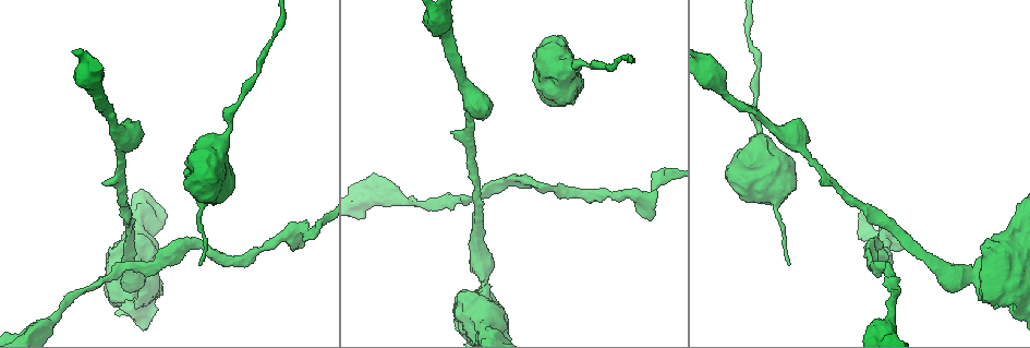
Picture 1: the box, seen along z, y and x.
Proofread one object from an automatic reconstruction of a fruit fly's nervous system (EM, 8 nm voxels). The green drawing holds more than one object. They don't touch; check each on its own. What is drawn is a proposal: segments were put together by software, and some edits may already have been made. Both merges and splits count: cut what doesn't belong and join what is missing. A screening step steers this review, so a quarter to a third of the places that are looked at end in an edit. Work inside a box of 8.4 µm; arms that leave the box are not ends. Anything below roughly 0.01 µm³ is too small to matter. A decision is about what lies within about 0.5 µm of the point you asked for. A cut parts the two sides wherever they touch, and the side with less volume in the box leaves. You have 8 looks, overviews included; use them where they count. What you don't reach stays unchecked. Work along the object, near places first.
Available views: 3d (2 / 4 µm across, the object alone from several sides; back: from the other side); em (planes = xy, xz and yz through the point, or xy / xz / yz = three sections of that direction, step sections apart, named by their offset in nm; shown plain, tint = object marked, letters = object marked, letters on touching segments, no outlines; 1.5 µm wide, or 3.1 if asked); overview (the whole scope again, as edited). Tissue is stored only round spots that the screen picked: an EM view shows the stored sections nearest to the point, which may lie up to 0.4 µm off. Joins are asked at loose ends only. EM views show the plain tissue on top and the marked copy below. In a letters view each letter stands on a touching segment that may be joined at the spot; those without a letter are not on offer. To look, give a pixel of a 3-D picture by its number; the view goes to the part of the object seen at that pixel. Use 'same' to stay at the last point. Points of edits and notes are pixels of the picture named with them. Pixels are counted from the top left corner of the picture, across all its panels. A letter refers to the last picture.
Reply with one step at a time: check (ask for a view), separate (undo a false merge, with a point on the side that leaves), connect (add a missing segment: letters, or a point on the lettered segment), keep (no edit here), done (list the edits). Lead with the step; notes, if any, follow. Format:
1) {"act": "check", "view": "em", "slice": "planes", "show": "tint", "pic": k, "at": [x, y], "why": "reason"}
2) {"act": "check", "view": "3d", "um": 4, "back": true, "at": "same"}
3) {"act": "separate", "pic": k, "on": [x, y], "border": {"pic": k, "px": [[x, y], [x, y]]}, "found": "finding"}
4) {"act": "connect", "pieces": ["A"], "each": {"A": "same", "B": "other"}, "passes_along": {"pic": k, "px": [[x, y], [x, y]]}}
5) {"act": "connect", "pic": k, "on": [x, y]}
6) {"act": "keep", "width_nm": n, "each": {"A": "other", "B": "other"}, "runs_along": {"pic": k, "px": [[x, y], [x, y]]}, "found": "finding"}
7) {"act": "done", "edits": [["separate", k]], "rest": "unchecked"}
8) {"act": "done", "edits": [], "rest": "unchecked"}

{"act": "check", "view": "3d", "um": 2, "pic": 1, "at": [820, 181], "why": "an open end"}

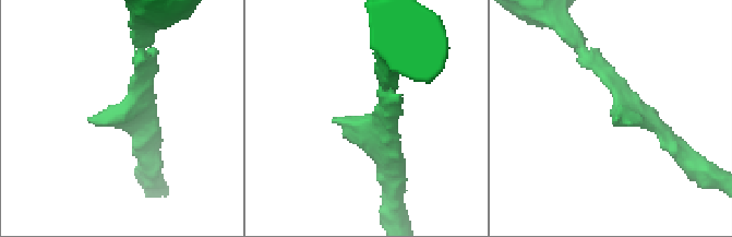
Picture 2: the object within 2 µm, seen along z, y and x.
{"act": "check", "view": "em", "slice": "yz", "step": 8, "show": "letters", "pic": 2, "at": [613, 118]}

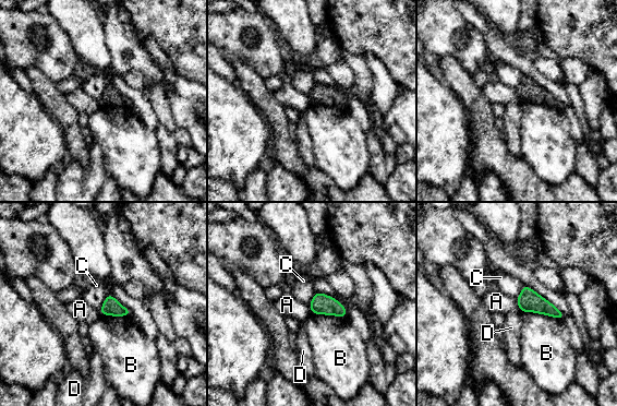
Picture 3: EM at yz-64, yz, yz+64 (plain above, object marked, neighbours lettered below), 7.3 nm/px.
{"act": "check", "view": "em", "slice": "planes", "show": "letters", "at": "same"}

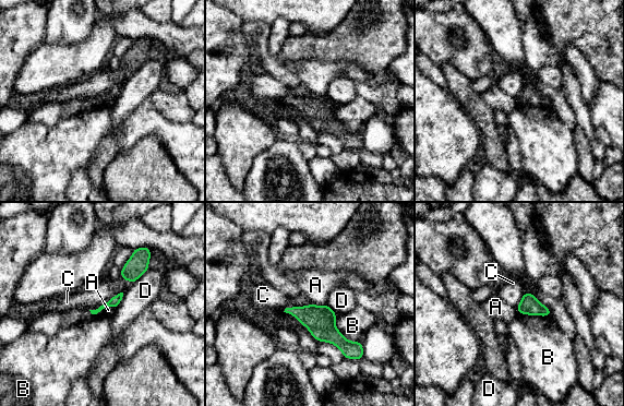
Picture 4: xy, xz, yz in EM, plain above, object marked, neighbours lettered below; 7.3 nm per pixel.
{"act": "keep", "each": {"A": "other", "B": "other", "C": "other", "D": "other"}, "border": {"pic": 4, "px": [[122, 291], [90, 310]]}, "found": "no lettered segment goes on from it"}

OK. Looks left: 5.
{"act": "check", "view": "em", "slice": "planes", "show": "tint", "pic": 1, "at": [190, 240], "why": "sharp bend"}

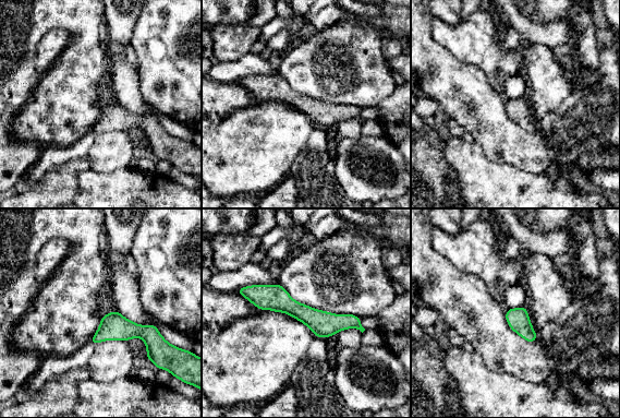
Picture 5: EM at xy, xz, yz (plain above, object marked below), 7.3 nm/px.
{"act": "check", "view": "em", "slice": "planes", "show": "letters", "at": "same"}

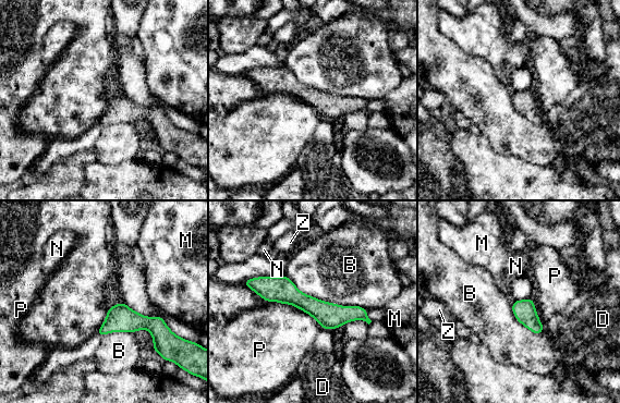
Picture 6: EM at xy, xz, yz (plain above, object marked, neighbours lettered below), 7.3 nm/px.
{"act": "keep", "each": {"B": "other", "D": "other", "M": "other", "N": "other", "P": "other", "Z": "other"}, "border": {"pic": 6, "px": [[290, 304], [307, 313], [321, 327]]}, "found": "one cell here"}

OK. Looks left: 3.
{"act": "check", "view": "3d", "um": 2, "pic": 1, "at": [748, 34], "why": "thin neck"}

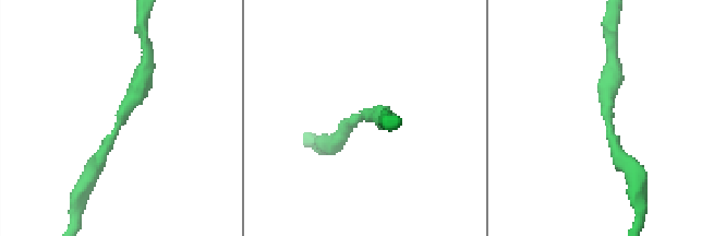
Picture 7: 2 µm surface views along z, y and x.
{"act": "check", "view": "em", "slice": "planes", "show": "letters", "pic": 7, "at": [118, 120], "why": "now the EM"}

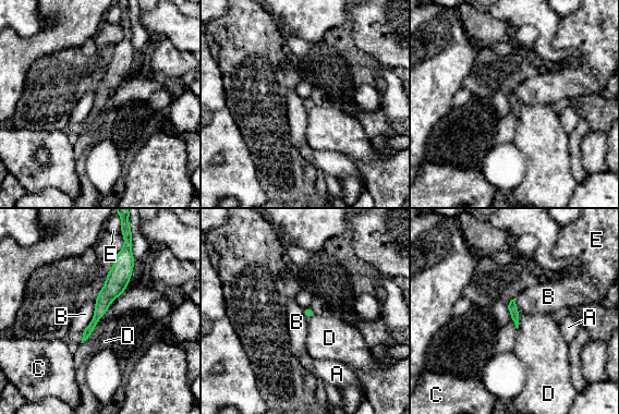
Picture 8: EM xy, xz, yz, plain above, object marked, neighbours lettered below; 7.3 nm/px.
{"act": "keep", "width_nm": 70, "each": {"A": "other", "B": "other", "C": "other", "D": "other", "E": "other"}, "runs_along": {"pic": 8, "px": [[128, 256], [85, 336]]}, "found": "one cell here"}

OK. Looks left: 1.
{"act": "done", "edits": [], "rest": "unchecked"}

